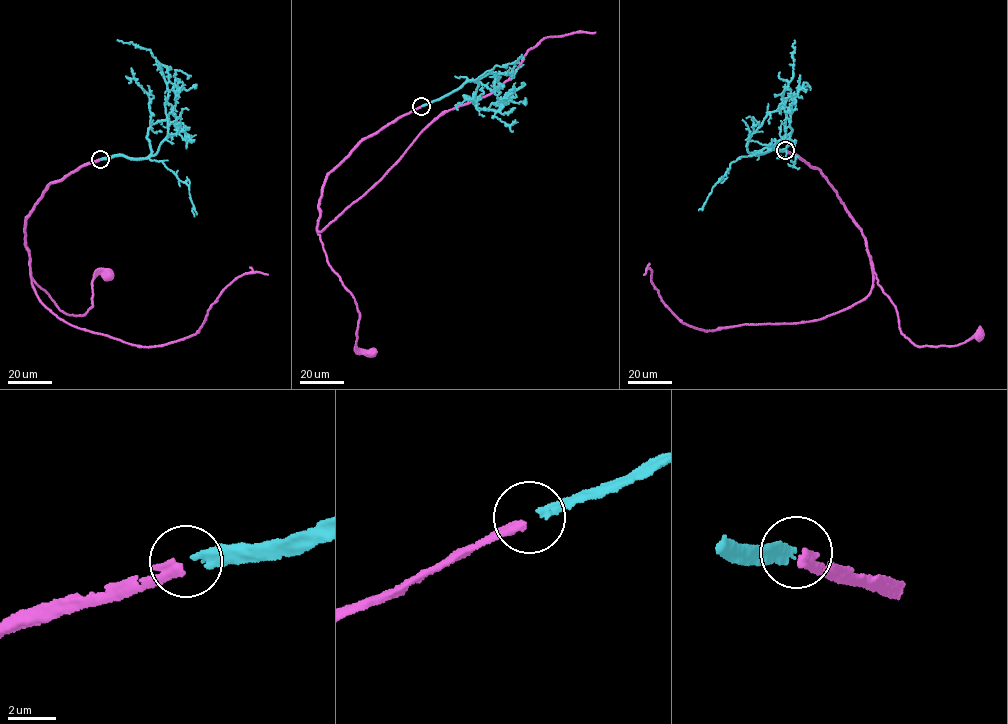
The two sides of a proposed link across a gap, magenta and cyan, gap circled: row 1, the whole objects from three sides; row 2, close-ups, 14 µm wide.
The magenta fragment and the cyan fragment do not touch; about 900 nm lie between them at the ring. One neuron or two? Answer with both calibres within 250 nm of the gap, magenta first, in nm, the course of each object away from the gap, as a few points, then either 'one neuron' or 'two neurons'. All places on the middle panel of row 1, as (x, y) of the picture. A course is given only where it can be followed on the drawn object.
420/320 nm | magenta via (420, 107), (365, 137), (329, 174), (319, 201), (316, 231), (331, 268), (359, 313), (356, 349), (371, 352) | cyan via (422, 106), (492, 72), (498, 74), (499, 92), (498, 88), (493, 91), (478, 81), (455, 76) | one neuron

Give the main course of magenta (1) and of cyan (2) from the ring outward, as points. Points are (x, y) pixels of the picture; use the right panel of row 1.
1: (785, 151), (818, 169), (836, 191), (864, 238), (905, 337), (918, 346), (955, 346), (979, 336)
2: (785, 150), (752, 154), (748, 151), (747, 141), (766, 115), (782, 104), (783, 94), (793, 76), (794, 40)

